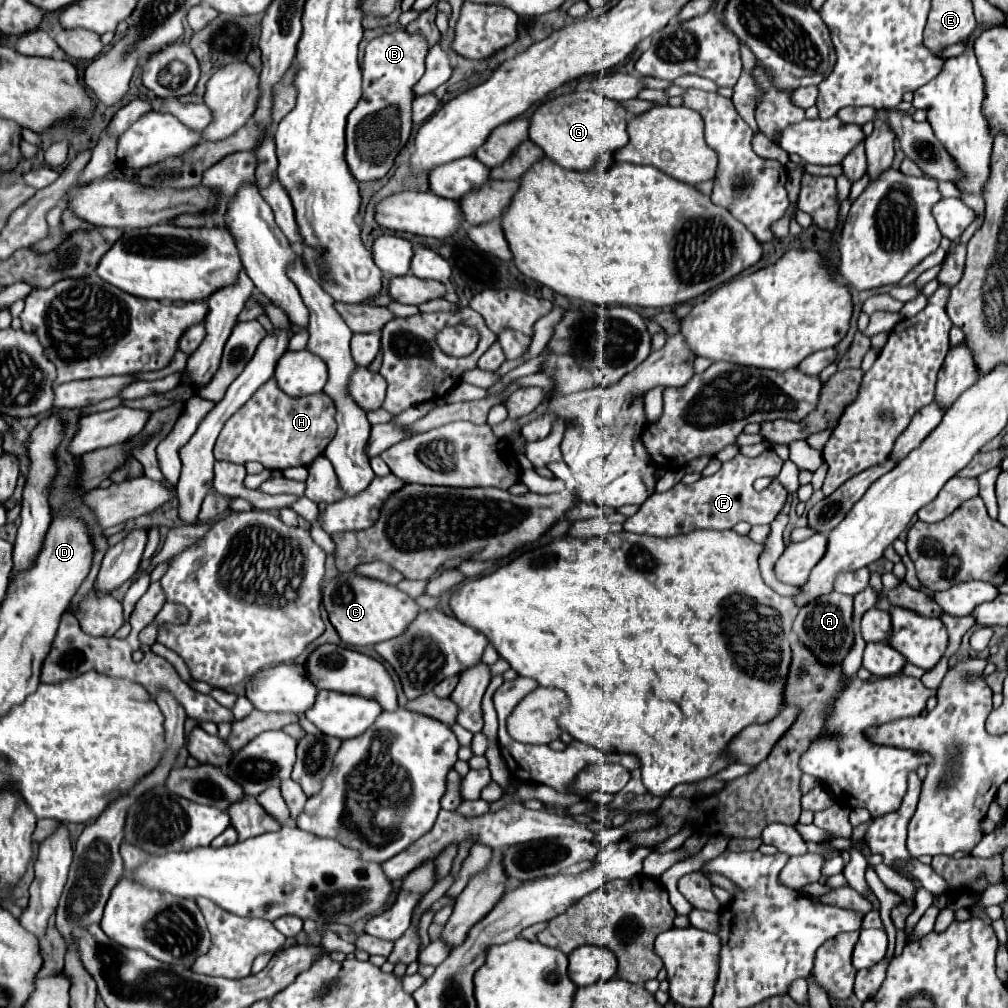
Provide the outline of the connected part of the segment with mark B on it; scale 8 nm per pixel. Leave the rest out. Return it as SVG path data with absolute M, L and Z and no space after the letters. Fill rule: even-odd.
M406 31L384 33L366 45L362 97L346 123L346 163L356 181L374 181L388 175L396 155L406 145L412 129L412 87L424 75L426 53L426 39Z

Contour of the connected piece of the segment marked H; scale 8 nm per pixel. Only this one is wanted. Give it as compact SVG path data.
M268 379L240 411L236 411L224 425L218 435L214 457L216 461L232 461L232 463L248 463L258 461L264 469L284 471L296 465L310 465L318 455L324 453L328 441L332 441L336 433L334 421L334 403L332 399L322 395L308 397L288 397L276 385L276 379Z

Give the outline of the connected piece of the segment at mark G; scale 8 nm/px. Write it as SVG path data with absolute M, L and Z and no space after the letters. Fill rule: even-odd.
M574 91L540 105L530 117L528 137L560 167L574 171L592 169L606 153L614 153L628 143L626 109L598 91Z

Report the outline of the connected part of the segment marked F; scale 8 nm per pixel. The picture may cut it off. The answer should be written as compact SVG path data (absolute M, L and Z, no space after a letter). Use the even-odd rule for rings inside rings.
M764 451L758 457L746 457L738 453L734 459L722 463L718 473L698 479L694 485L684 487L678 483L666 493L652 493L640 509L624 521L624 531L644 533L656 537L672 537L688 533L692 529L732 529L736 523L746 521L750 525L772 523L782 511L788 491L778 483L776 475L782 469L782 459L774 451ZM758 477L772 477L772 483L764 491L754 489Z

